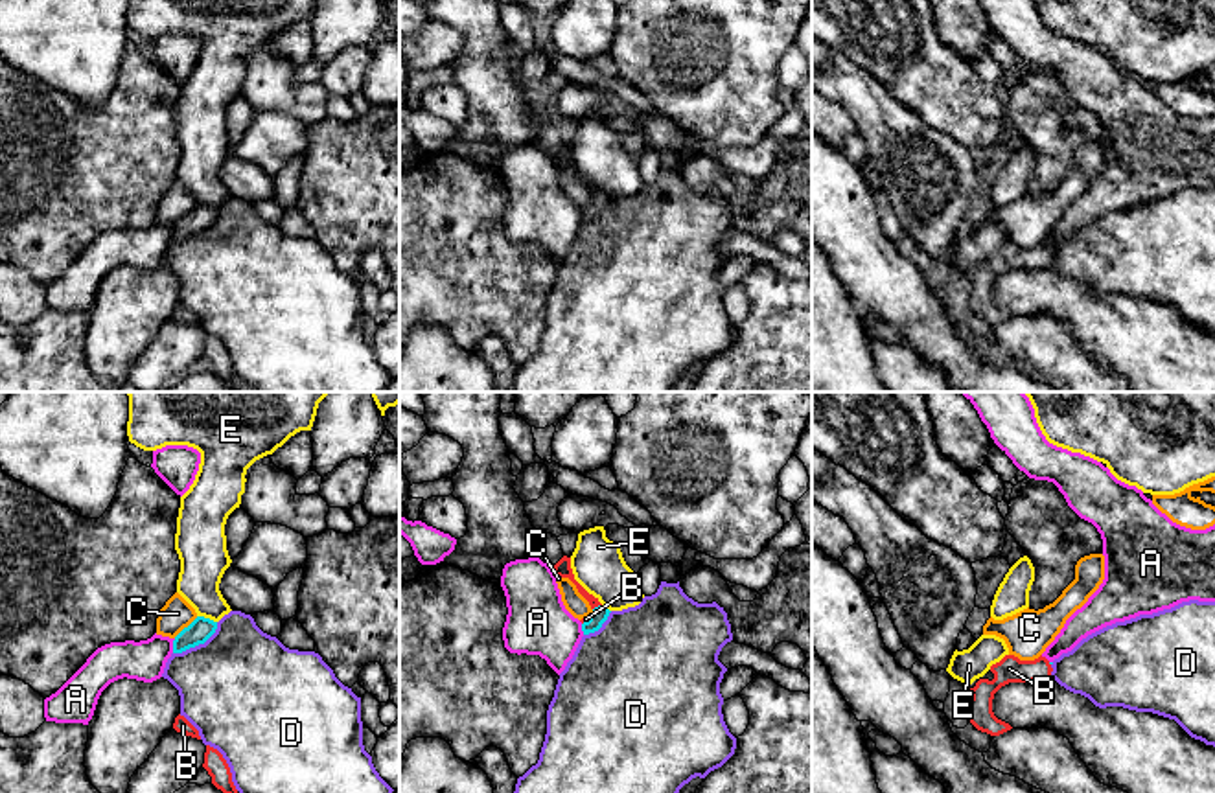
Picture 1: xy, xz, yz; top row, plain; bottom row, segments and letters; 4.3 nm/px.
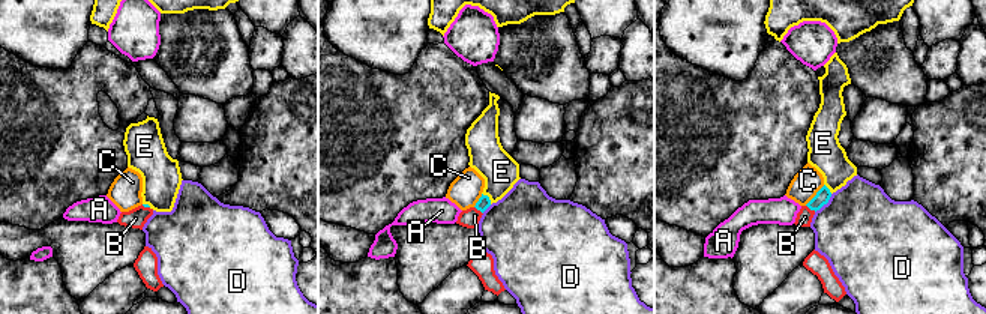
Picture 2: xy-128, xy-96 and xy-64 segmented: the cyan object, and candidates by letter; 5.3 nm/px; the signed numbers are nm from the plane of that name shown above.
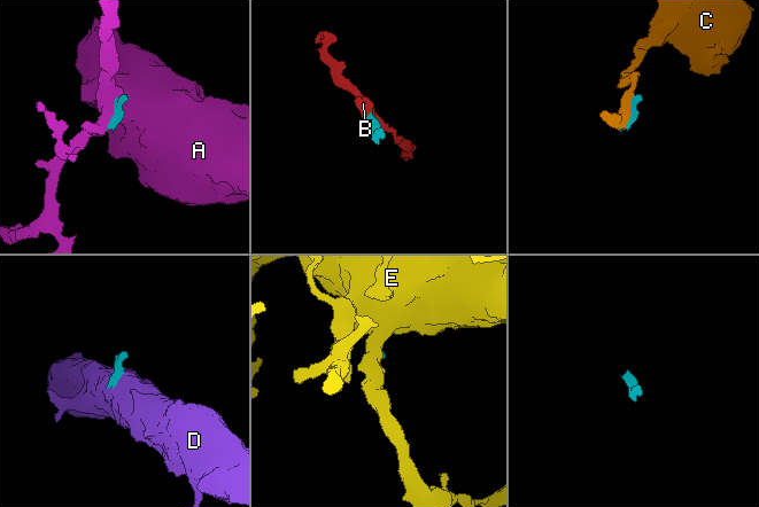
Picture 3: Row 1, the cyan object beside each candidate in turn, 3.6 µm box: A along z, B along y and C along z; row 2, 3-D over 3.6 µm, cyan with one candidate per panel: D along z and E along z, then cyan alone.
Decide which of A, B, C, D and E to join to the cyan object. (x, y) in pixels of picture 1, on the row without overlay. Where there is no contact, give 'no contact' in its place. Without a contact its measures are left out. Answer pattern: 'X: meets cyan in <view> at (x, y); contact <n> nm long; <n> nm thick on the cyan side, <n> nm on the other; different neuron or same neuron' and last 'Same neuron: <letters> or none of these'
A: meets cyan in xy at (173, 234); contact 70 nm long; 100 nm thick on the cyan side, 180 nm on the other; different neuron
B: meets cyan in xz at (599, 194); contact 50 nm long; 70 nm thick on the cyan side, 70 nm on the other; same neuron
C: meets cyan in xy at (185, 216); contact 140 nm long; 100 nm thick on the cyan side, 140 nm on the other; different neuron
D: meets cyan in xy at (197, 232); contact 240 nm long; 100 nm thick on the cyan side, 480 nm on the other; different neuron
E: meets cyan in xy at (207, 206); contact 90 nm long; 100 nm thick on the cyan side, 200 nm on the other; different neuron
Same neuron: B

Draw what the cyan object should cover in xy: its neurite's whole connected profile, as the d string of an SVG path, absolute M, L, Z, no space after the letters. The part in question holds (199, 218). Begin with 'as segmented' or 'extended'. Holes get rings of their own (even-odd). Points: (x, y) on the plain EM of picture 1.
as segmented; M197 204L188 215L184 215L173 228L173 241L182 241L190 236L204 232L217 217L217 210Z

